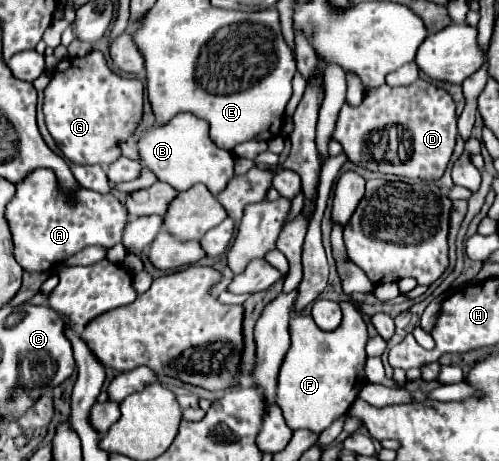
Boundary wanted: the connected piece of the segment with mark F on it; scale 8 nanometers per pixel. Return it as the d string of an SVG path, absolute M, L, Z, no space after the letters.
M342 301L340 309L344 317L334 331L322 331L314 325L312 315L294 315L290 319L292 345L280 367L276 403L280 405L288 427L294 431L316 427L310 431L322 433L336 417L350 409L366 381L366 323L352 303Z

